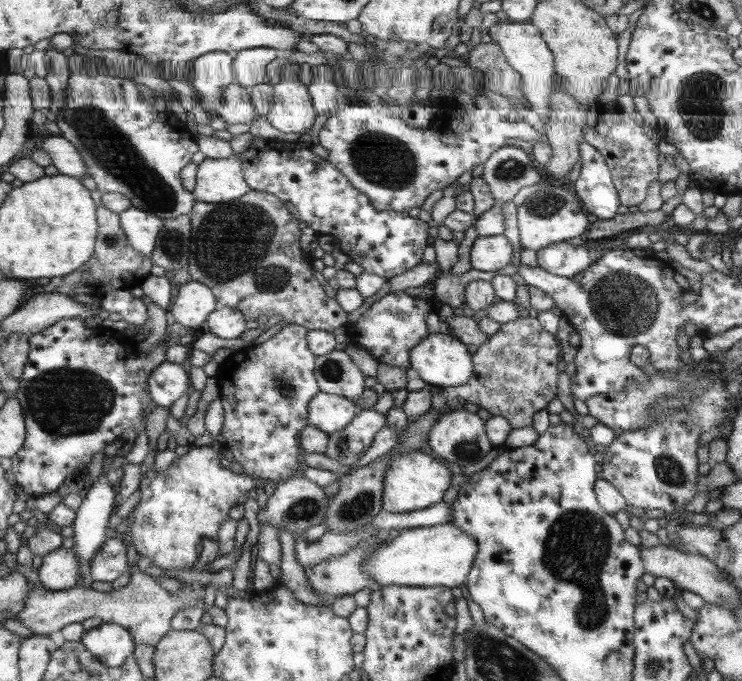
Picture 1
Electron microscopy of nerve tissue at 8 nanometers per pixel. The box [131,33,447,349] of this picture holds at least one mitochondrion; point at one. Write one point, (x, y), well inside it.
(226, 238)

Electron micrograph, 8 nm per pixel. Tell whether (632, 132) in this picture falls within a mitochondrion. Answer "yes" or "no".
no

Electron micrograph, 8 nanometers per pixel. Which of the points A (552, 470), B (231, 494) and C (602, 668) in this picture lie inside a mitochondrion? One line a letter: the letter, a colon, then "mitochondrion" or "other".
A: other
B: other
C: other

